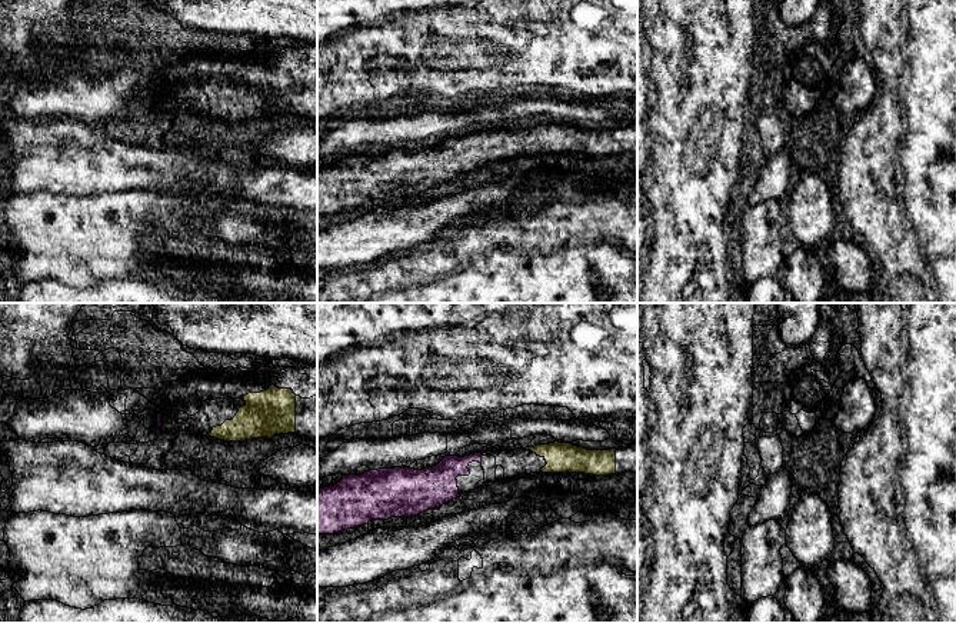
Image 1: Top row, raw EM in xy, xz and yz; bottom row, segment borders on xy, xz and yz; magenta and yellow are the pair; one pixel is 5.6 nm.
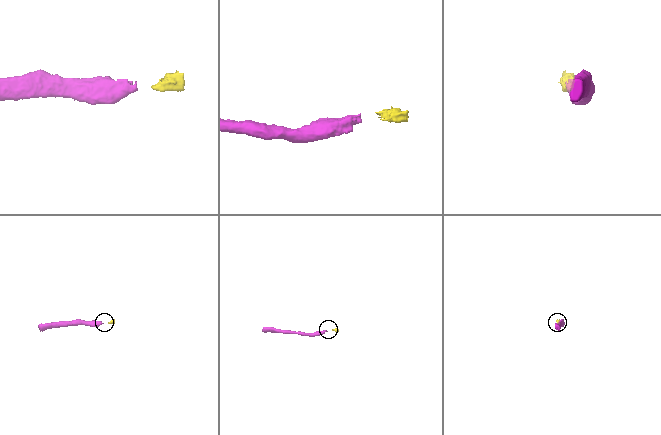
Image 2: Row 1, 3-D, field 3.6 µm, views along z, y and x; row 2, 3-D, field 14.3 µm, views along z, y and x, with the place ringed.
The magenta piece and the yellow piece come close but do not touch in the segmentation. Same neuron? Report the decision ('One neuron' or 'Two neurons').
One neuron

